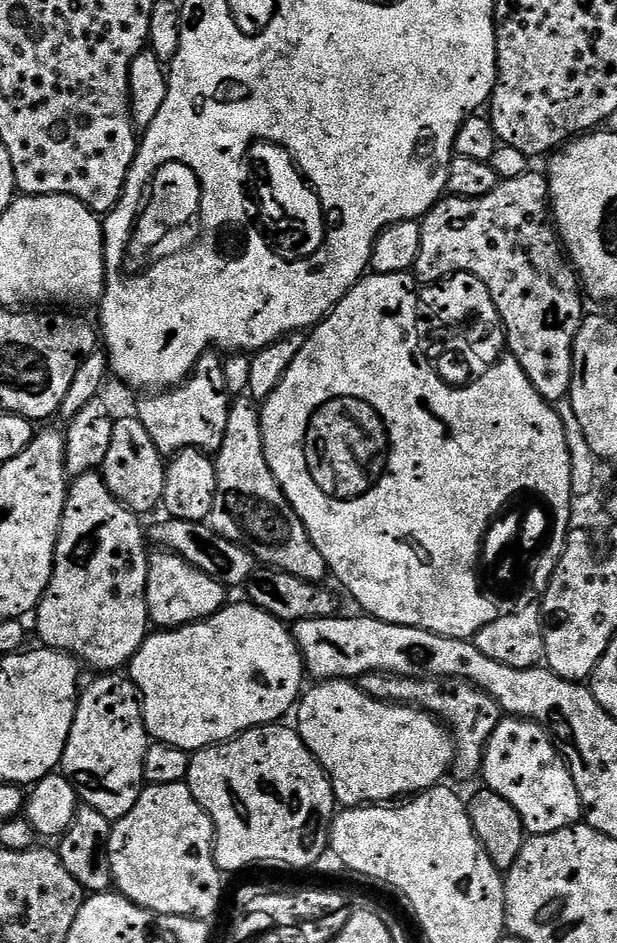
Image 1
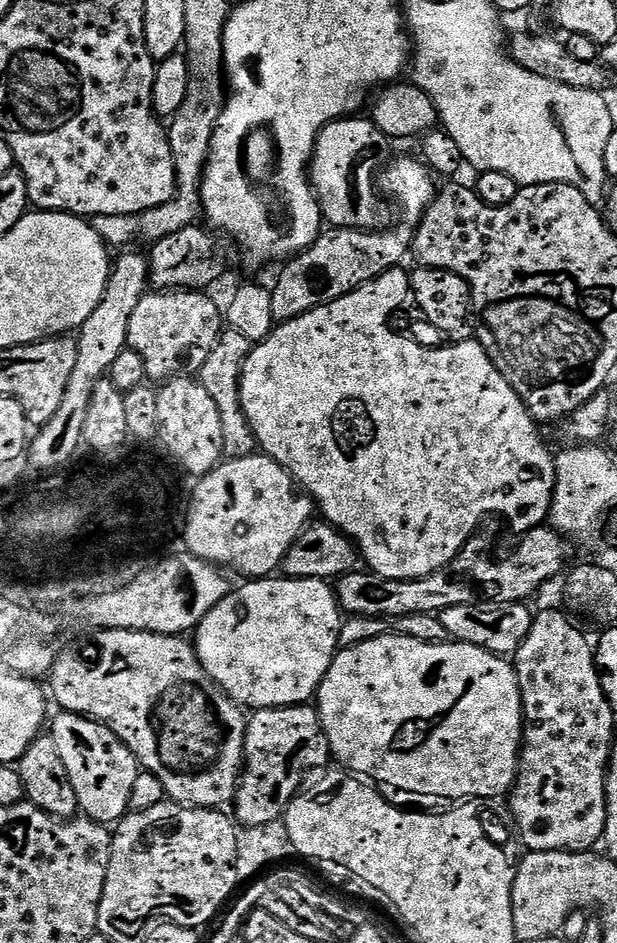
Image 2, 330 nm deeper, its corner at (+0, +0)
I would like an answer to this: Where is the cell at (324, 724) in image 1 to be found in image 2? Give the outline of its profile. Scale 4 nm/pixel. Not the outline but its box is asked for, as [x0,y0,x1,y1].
[314,634,524,802]

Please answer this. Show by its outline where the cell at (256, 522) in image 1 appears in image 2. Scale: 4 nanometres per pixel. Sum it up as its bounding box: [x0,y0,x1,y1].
[198,327,258,458]

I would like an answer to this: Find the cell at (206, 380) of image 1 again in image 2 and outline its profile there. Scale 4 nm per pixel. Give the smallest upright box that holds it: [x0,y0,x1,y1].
[128,290,225,382]

